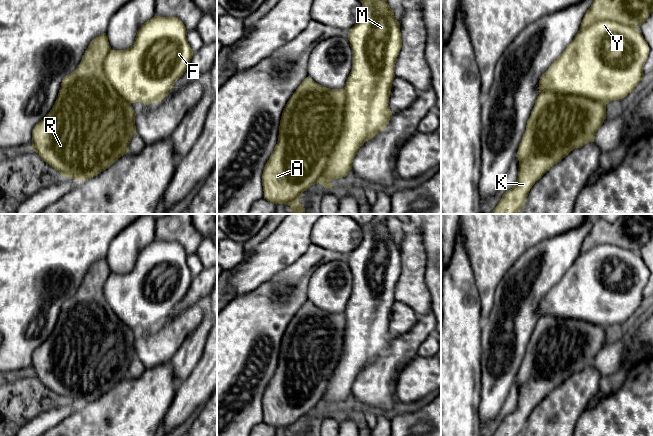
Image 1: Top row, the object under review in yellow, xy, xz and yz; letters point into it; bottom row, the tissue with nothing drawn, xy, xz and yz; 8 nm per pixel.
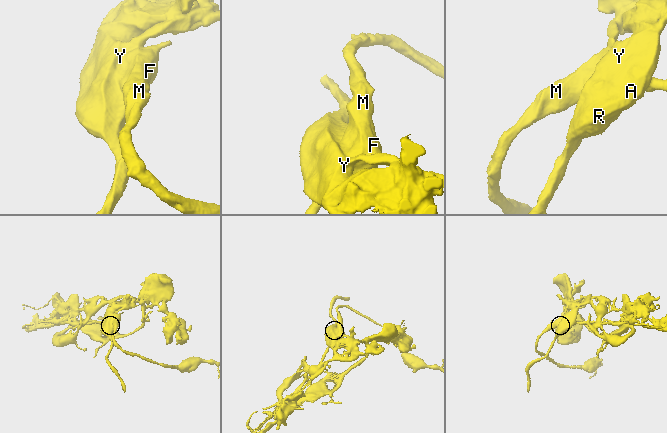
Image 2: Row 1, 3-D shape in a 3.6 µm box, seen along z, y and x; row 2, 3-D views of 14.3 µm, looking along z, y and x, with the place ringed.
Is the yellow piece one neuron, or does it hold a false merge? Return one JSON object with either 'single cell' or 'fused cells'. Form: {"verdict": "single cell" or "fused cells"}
{"verdict": "fused cells"}

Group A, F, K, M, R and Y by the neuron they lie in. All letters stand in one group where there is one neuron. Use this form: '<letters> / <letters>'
A K R / F M Y

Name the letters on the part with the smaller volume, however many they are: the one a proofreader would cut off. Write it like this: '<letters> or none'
F, M, Y

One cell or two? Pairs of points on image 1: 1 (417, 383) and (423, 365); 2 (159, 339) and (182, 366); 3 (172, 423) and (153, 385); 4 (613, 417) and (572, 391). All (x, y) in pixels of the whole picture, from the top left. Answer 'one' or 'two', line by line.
1: one
2: two
3: two
4: two

